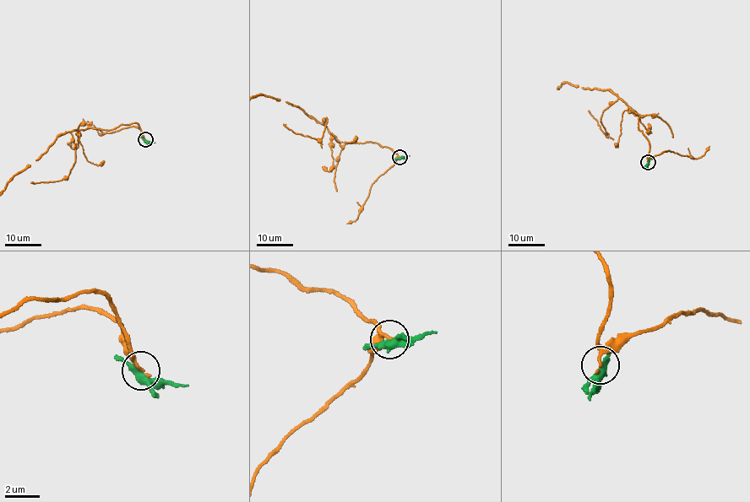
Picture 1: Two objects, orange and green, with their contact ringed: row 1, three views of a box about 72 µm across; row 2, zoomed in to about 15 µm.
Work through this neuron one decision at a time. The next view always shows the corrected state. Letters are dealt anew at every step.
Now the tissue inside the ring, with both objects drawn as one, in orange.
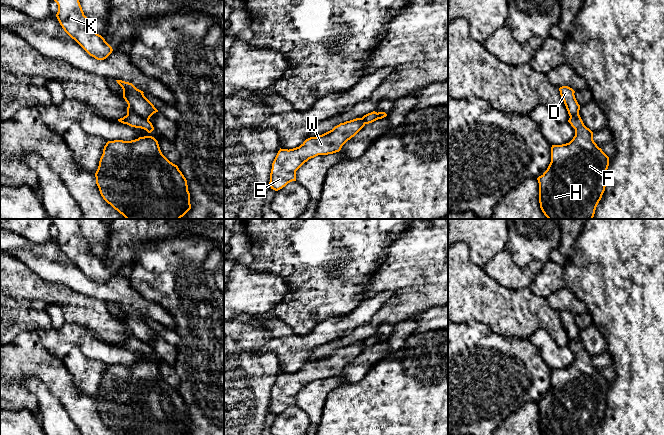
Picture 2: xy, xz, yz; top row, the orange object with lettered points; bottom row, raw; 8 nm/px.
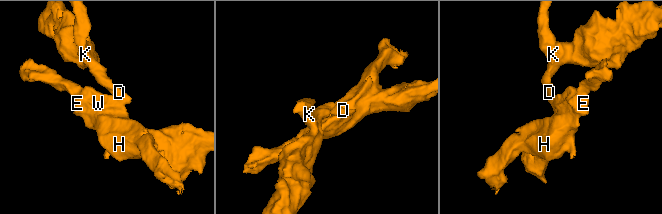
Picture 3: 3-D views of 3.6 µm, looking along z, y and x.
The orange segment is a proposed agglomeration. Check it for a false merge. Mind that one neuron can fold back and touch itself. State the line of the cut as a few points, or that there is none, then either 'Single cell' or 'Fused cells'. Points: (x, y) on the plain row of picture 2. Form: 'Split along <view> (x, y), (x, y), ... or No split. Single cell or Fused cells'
Split along xy (128, 328), (134, 335), (148, 344). Fused cells

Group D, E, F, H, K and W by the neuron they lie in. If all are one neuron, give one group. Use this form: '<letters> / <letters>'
D K / E F H W

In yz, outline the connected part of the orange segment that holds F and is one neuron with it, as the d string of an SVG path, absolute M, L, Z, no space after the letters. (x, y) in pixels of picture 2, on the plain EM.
M579 337L571 340L569 342L568 346L575 353L575 360L569 367L562 368L562 369L552 369L552 371L551 371L551 386L550 386L547 394L541 400L539 400L537 402L538 407L539 407L540 432L542 435L595 435L599 425L602 422L602 419L605 415L605 411L607 408L607 393L609 390L609 381L594 366L593 356L584 349Z

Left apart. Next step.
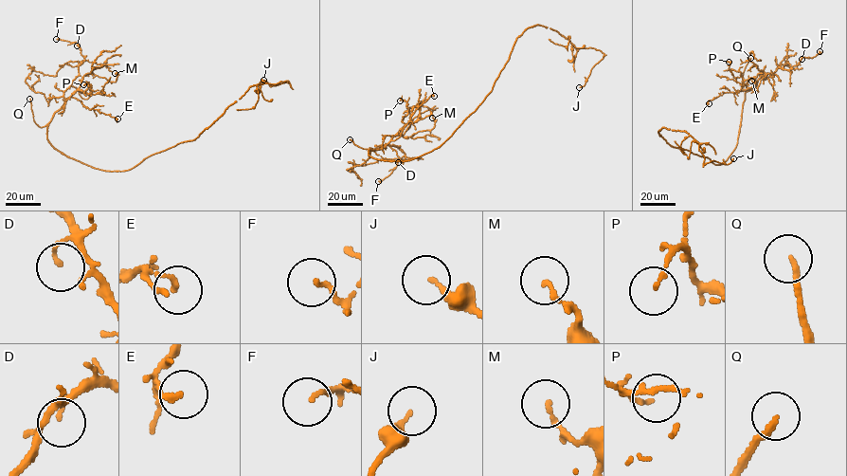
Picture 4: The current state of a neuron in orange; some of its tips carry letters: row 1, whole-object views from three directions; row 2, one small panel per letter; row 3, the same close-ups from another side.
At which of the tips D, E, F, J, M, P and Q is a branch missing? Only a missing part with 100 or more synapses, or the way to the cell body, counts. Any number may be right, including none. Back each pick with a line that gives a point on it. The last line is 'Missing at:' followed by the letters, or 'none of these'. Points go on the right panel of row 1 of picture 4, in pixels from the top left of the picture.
Q: place (750, 58)
Missing at: Q

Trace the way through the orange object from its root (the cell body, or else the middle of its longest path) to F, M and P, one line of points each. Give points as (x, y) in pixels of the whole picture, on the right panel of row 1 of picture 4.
F: (712, 161), (722, 164), (735, 147), (746, 91), (760, 76), (779, 67), (789, 69), (819, 51)
M: (712, 161), (722, 164), (735, 148), (745, 92), (755, 86), (758, 73), (765, 74), (757, 91), (751, 81)
P: (712, 161), (722, 164), (735, 148), (745, 92), (757, 82), (729, 70), (729, 62)

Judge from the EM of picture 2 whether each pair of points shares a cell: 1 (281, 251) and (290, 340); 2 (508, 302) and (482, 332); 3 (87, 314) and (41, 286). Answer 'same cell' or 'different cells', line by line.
1: different cells
2: different cells
3: same cell

